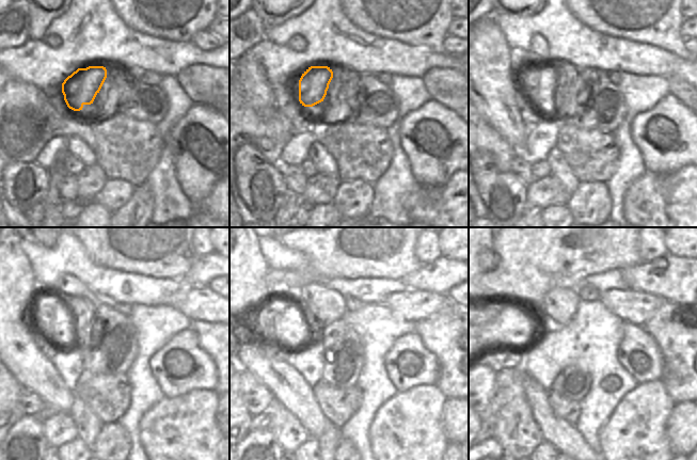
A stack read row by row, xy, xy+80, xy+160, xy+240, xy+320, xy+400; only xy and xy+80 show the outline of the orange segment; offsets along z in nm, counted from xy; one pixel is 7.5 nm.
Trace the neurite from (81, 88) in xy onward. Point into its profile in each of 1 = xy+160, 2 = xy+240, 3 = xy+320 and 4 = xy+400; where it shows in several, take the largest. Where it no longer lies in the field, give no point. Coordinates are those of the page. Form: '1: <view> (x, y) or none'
1: xy+160 (543, 84)
2: xy+240 (57, 331)
3: xy+320 (278, 321)
4: xy+400 (509, 324)

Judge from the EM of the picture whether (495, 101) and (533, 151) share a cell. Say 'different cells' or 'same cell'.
different cells

